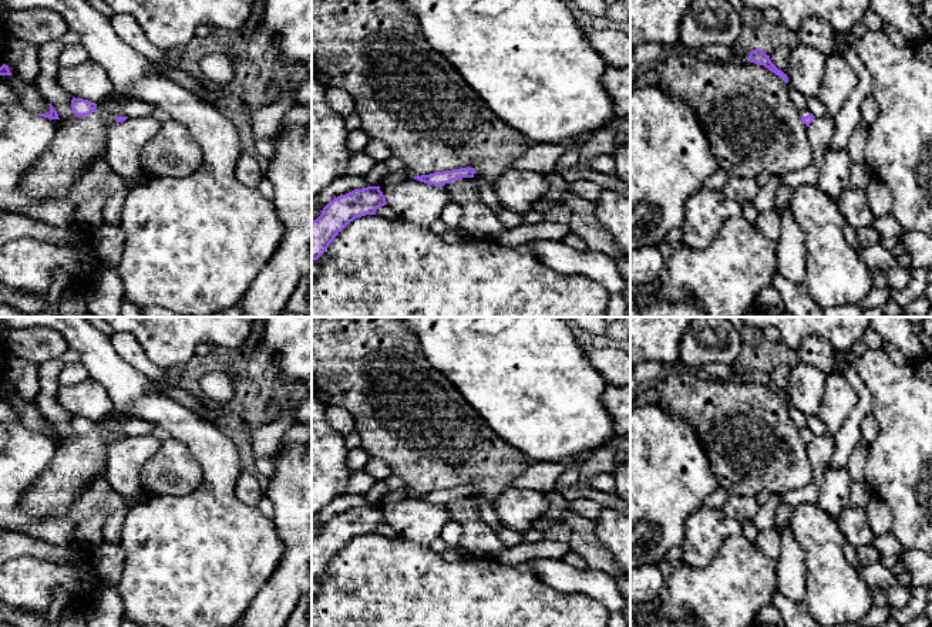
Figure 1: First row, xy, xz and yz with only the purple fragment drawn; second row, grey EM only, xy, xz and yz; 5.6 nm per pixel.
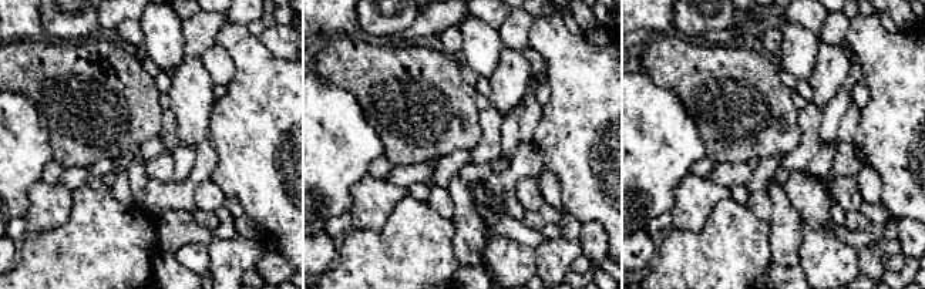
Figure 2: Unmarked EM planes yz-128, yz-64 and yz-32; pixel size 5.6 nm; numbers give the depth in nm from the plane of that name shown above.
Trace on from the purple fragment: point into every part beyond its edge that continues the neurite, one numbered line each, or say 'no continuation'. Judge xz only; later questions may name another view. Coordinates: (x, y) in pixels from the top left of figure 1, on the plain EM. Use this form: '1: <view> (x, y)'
no continuation

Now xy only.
no continuation

